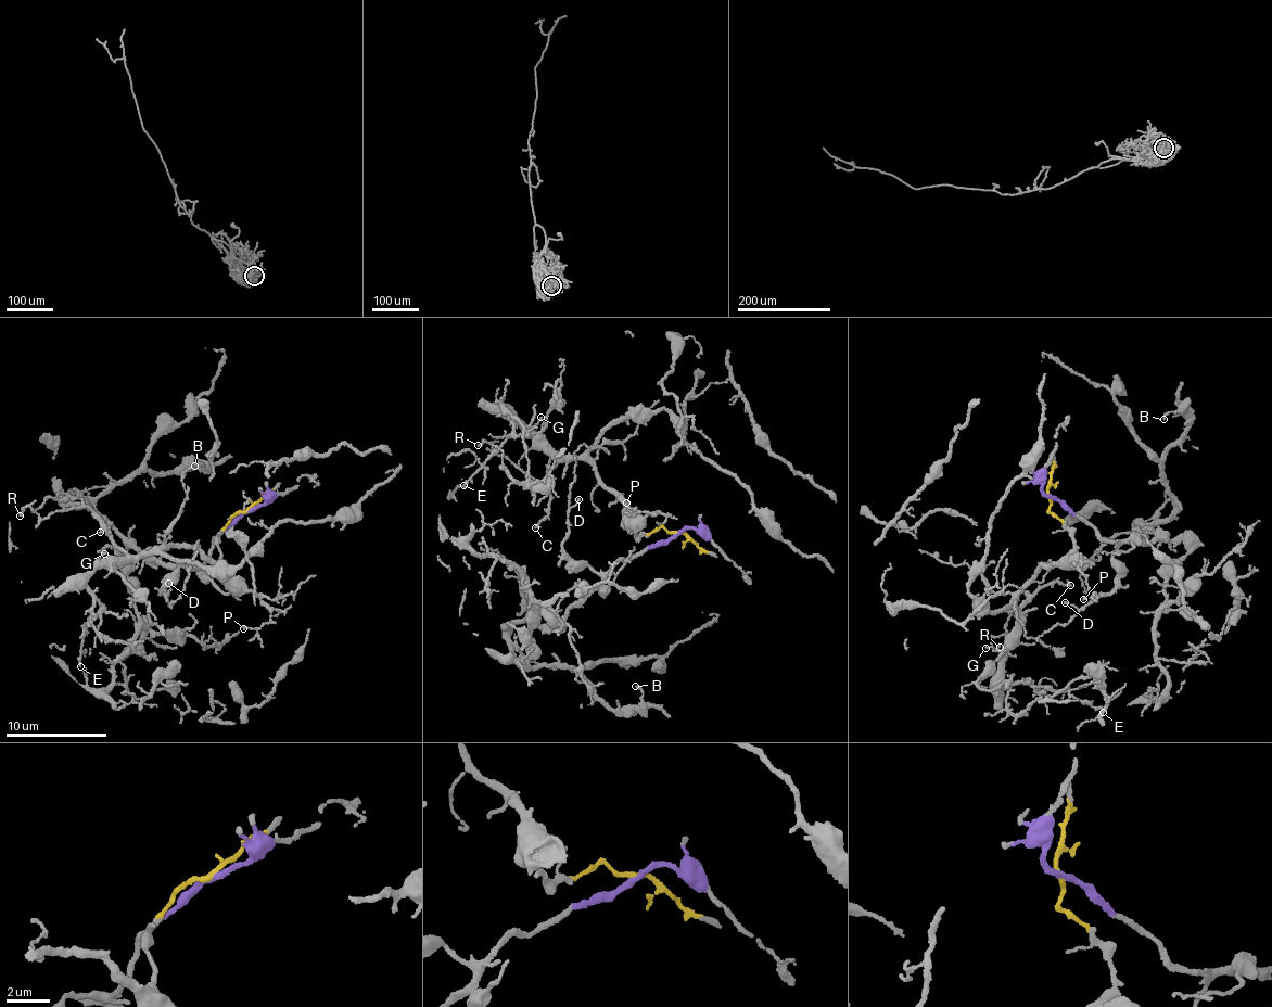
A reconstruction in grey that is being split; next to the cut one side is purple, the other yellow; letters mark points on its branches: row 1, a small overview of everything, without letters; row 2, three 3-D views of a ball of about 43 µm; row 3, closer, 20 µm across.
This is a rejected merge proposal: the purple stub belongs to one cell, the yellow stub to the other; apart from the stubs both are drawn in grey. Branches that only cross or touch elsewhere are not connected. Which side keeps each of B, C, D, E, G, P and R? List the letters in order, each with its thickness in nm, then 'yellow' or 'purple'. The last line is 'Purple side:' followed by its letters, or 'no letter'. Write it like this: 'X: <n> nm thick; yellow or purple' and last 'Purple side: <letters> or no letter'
B: 180 nm thick; purple
C: 160 nm thick; yellow
D: 100 nm thick; purple
E: 160 nm thick; yellow
G: 110 nm thick; yellow
P: 130 nm thick; yellow
R: 160 nm thick; yellow
Purple side: B, D

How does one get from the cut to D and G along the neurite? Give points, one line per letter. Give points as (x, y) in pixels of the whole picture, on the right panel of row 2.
D: (1050, 496), (1119, 549), (1114, 558), (1117, 576), (1109, 591), (1078, 608), (1064, 601)
G: (1050, 496), (1072, 547), (1021, 587), (1017, 619), (1002, 649), (987, 648)

